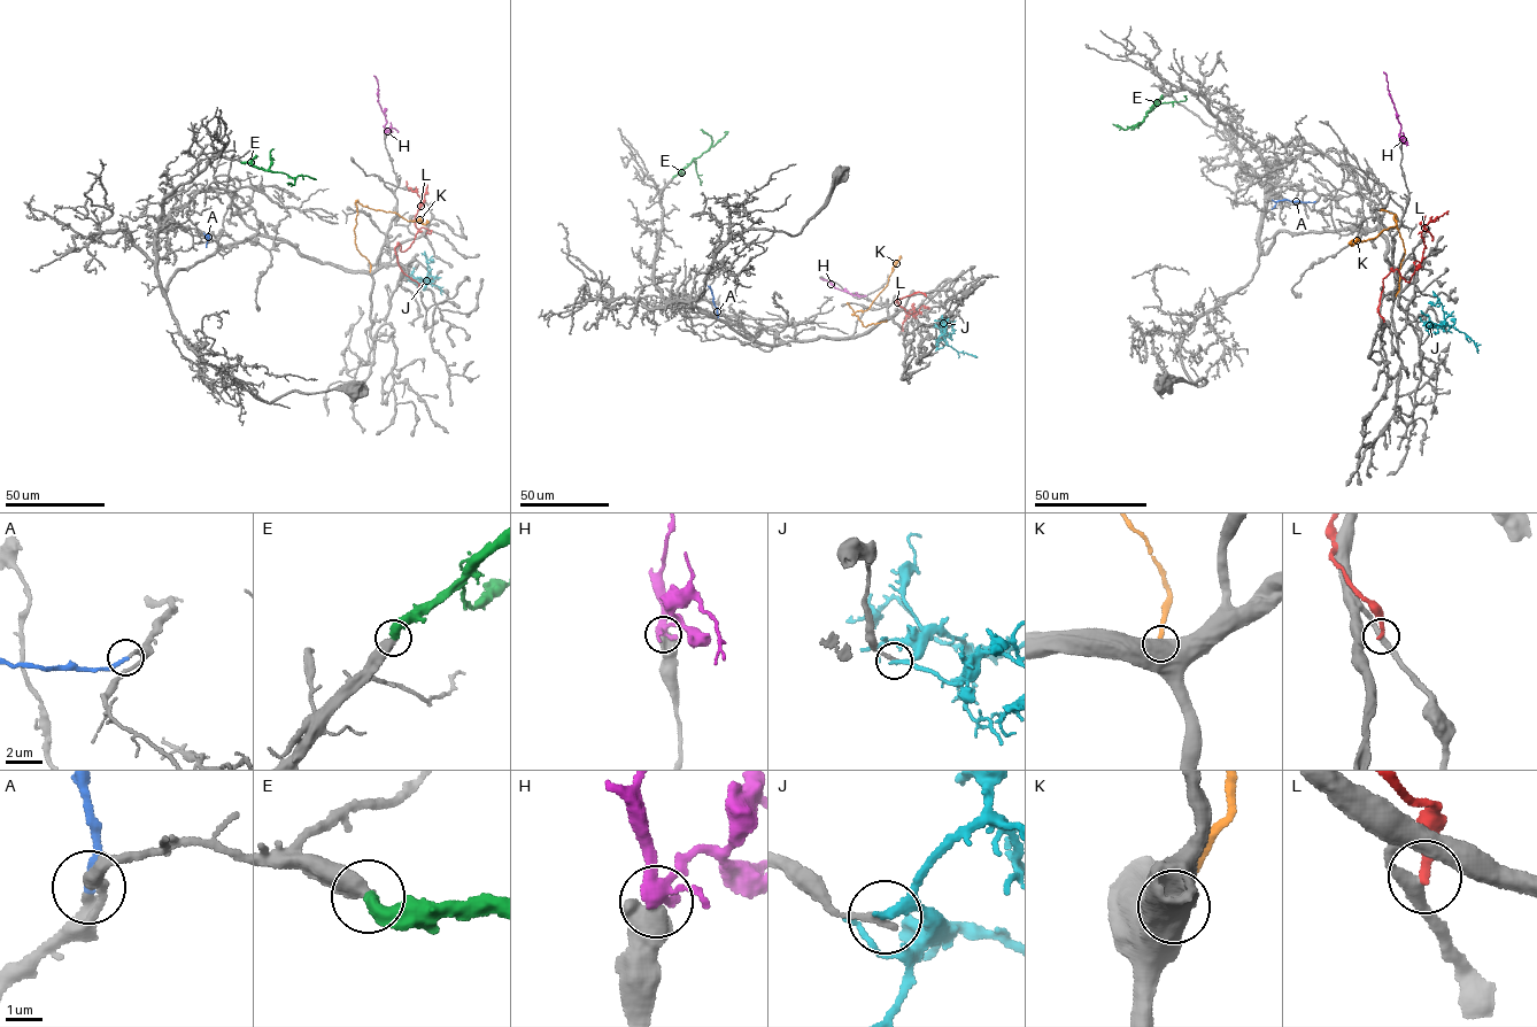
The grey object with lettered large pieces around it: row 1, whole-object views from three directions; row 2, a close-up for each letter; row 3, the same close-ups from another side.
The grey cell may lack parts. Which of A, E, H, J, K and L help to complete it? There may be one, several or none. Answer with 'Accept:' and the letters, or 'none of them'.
Accept: A, E

